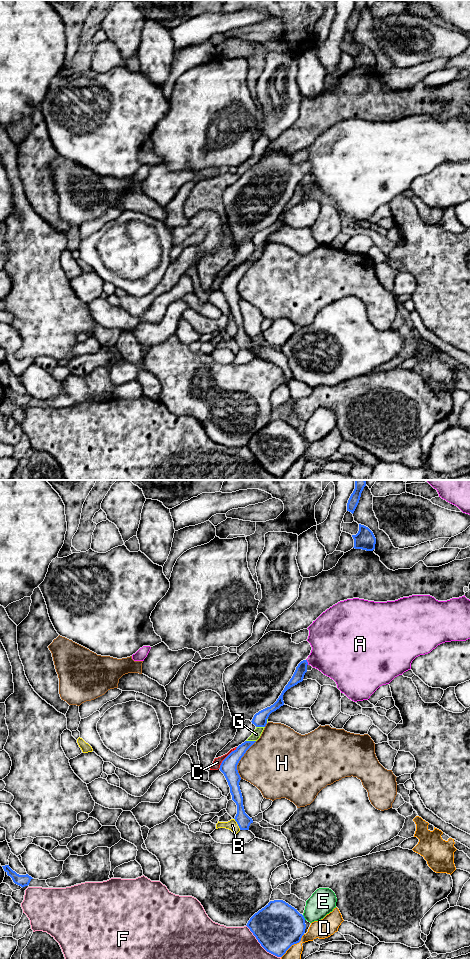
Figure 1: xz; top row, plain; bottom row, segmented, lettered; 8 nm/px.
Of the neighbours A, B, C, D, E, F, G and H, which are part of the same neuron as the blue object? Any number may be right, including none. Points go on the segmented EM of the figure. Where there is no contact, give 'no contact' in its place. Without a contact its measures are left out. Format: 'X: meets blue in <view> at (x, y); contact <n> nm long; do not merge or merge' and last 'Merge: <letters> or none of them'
A: meets blue in xz at (307, 662); contact 50 nm long; do not merge
B: meets blue in xz at (237, 823); contact 110 nm long; do not merge
C: meets blue in xz at (226, 757); contact 240 nm long; do not merge
D: meets blue in xz at (293, 944); contact 260 nm long; do not merge
E: meets blue in xz at (303, 917); contact 50 nm long; do not merge
F: meets blue in xz at (261, 945); contact 380 nm long; do not merge
G: meets blue in xz at (251, 741); contact 80 nm long; do not merge
H: meets blue in xz at (240, 759); contact 340 nm long; do not merge
Merge: none of them

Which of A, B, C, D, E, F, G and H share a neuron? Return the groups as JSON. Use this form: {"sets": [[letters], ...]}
{"sets": [["A"], ["B"], ["C", "G"], ["D"], ["E"], ["F"], ["H"]]}

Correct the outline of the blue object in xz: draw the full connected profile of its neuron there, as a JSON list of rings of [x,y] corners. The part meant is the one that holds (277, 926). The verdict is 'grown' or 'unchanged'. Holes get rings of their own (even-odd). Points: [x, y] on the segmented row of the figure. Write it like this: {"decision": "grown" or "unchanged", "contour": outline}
{"decision": "unchanged", "contour": [[[283,900],[270,901],[246,926],[261,946],[277,957],[299,943],[306,929],[304,916]]]}

